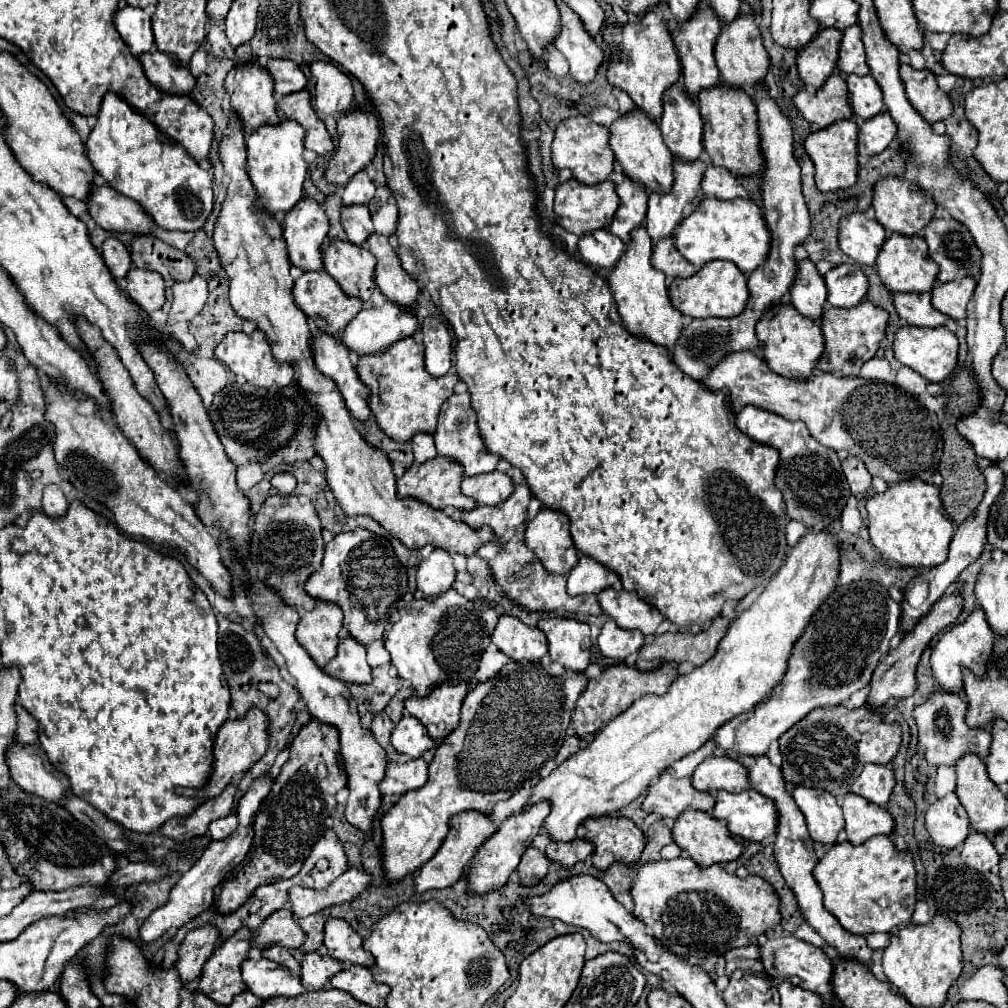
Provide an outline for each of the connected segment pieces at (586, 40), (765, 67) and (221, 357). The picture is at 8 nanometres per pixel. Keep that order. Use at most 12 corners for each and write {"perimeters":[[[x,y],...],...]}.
{"perimeters":[[[565,4],[555,48],[569,60],[571,76],[591,84],[605,60],[577,14]],[[751,14],[723,26],[715,44],[721,82],[755,88],[771,56]],[[259,330],[229,332],[215,358],[257,388],[285,388],[291,366],[275,362]]]}

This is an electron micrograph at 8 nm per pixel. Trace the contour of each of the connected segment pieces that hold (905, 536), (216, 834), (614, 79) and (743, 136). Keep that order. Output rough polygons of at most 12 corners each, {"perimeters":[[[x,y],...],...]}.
{"perimeters":[[[903,480],[869,498],[883,560],[933,568],[953,524],[939,486]],[[229,814],[209,824],[213,840],[225,838],[237,826],[237,816]],[[667,24],[607,26],[609,84],[651,120],[681,78]],[[703,90],[703,148],[733,176],[759,174],[757,106],[743,90]]]}

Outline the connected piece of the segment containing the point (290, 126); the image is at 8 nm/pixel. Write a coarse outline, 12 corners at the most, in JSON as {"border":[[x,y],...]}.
{"border":[[291,120],[247,134],[255,206],[301,200],[305,130]]}

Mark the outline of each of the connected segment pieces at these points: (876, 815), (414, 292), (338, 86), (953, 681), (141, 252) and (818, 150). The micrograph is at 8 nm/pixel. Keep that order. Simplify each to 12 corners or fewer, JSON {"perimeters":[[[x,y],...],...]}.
{"perimeters":[[[847,794],[845,832],[851,844],[891,834],[885,808]],[[373,234],[375,282],[381,294],[413,308],[419,286],[399,266],[385,236]],[[325,60],[311,62],[315,110],[341,116],[351,110],[353,86]],[[981,608],[945,632],[933,676],[963,694],[963,668],[987,674],[995,634]],[[151,234],[133,236],[137,268],[189,280],[195,262]],[[857,124],[805,140],[821,192],[857,184]]]}

